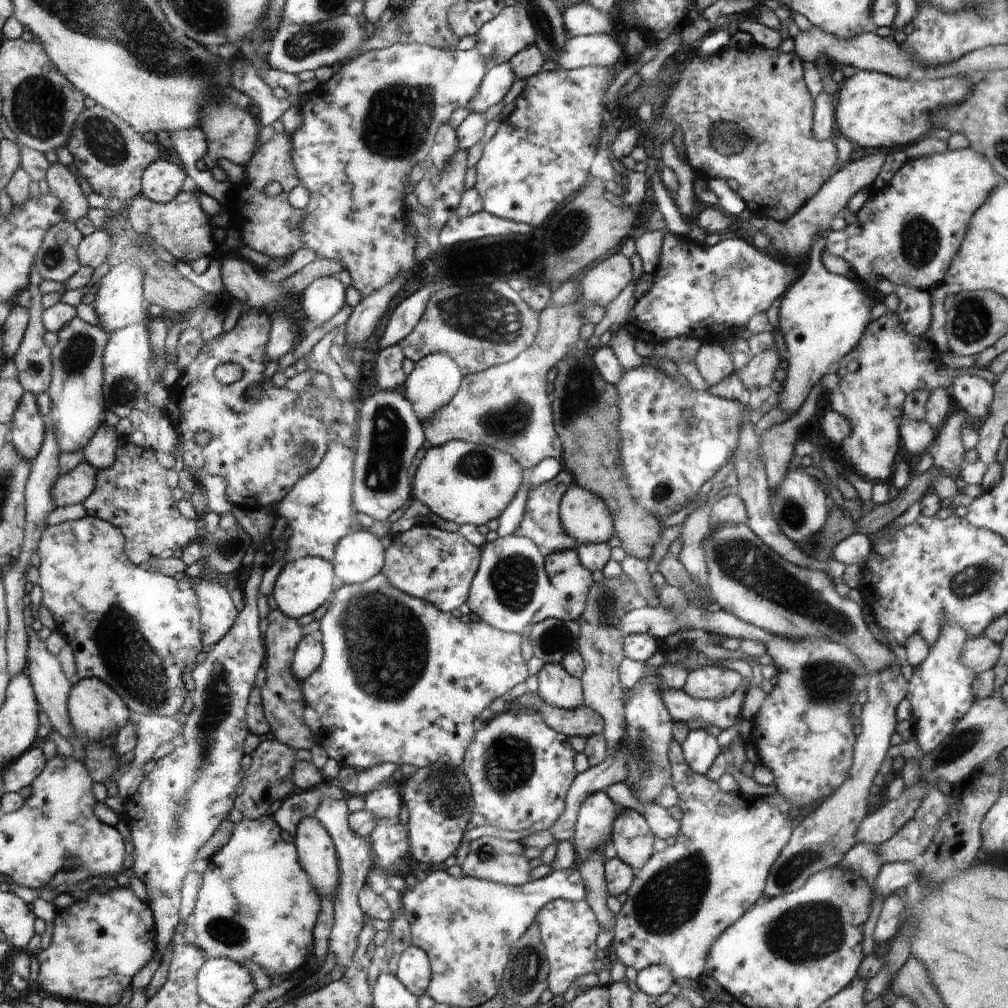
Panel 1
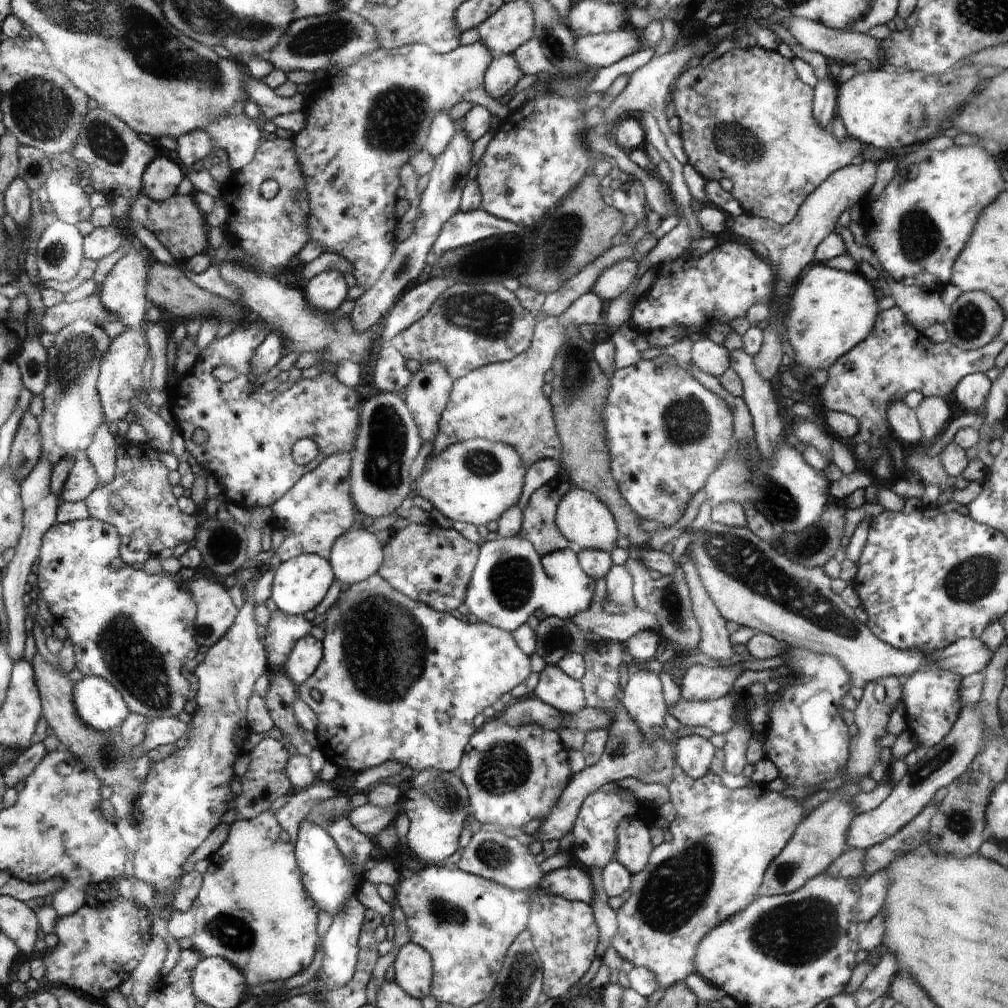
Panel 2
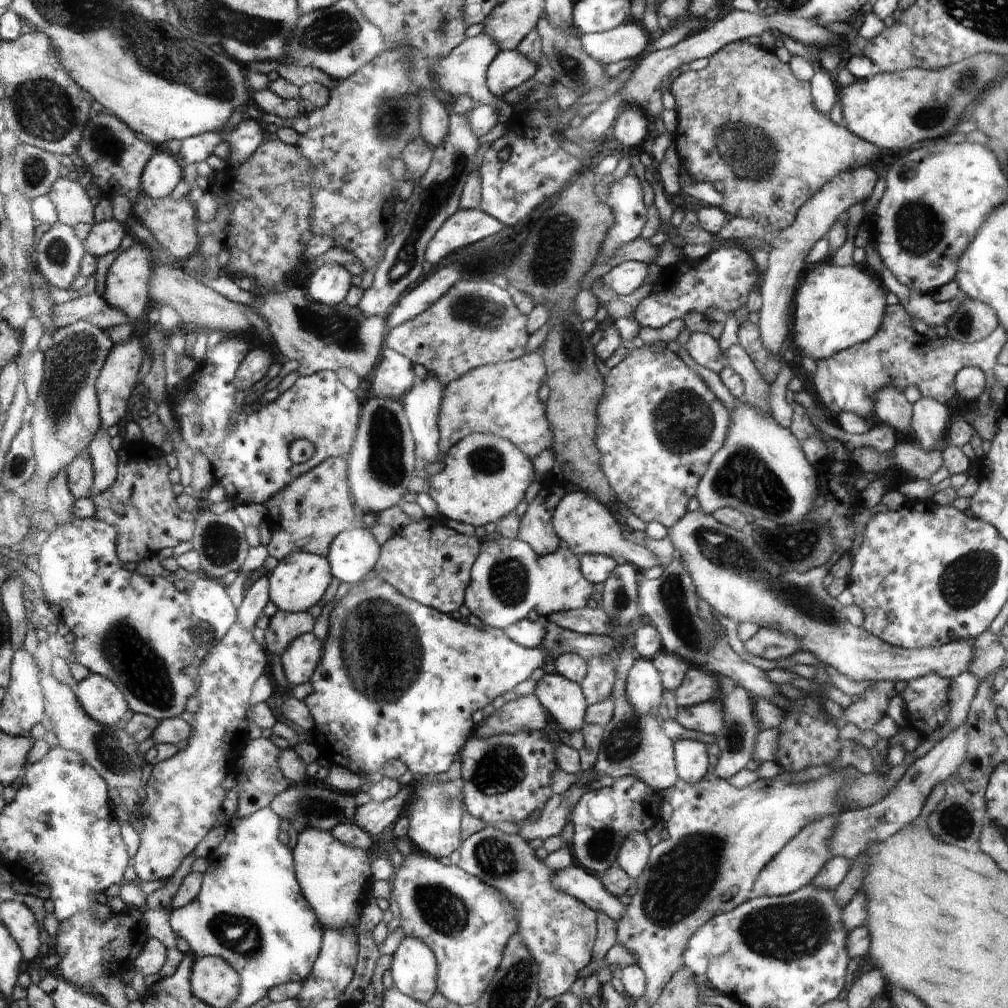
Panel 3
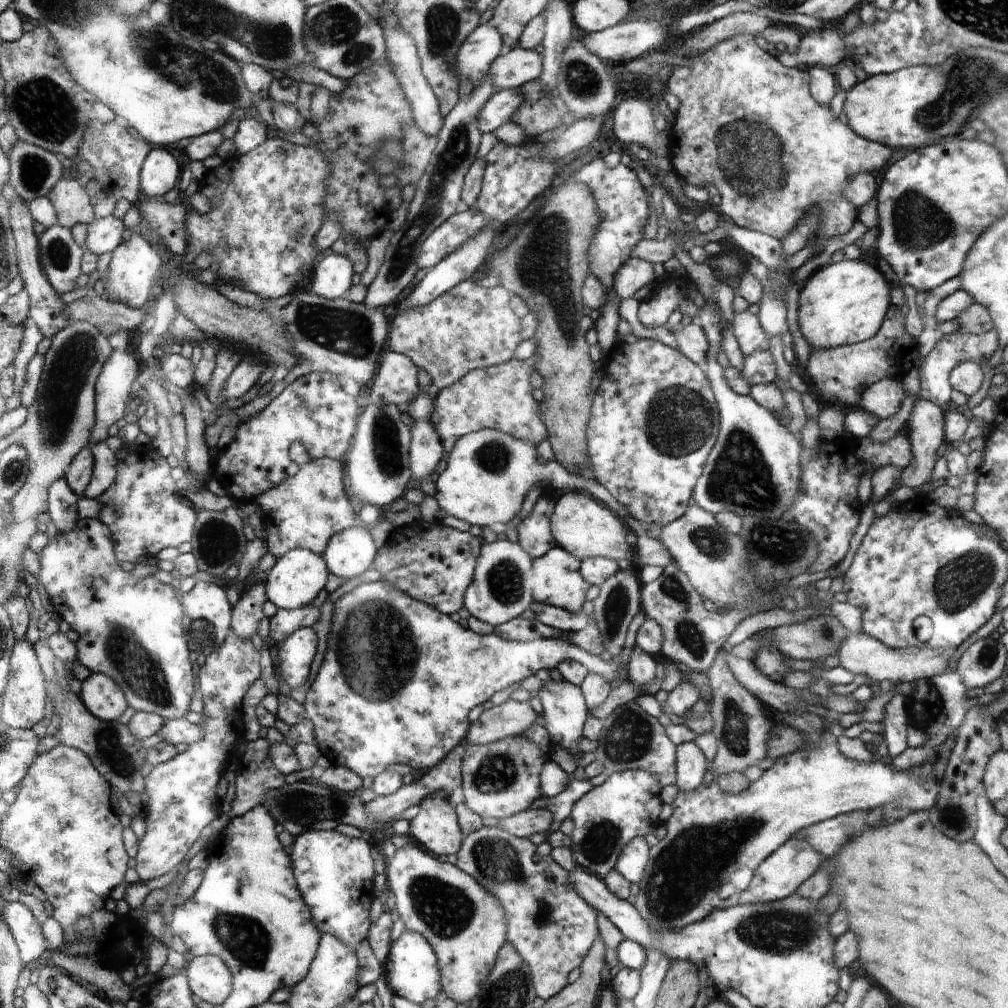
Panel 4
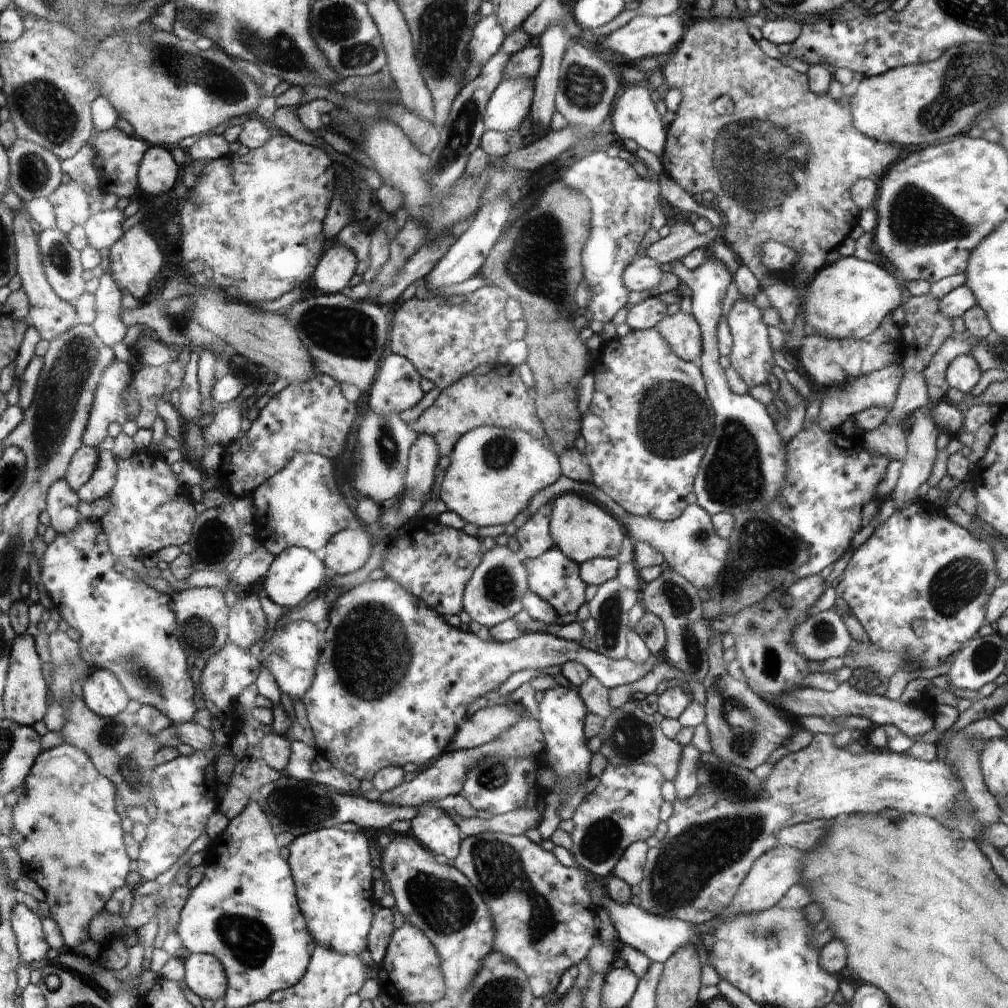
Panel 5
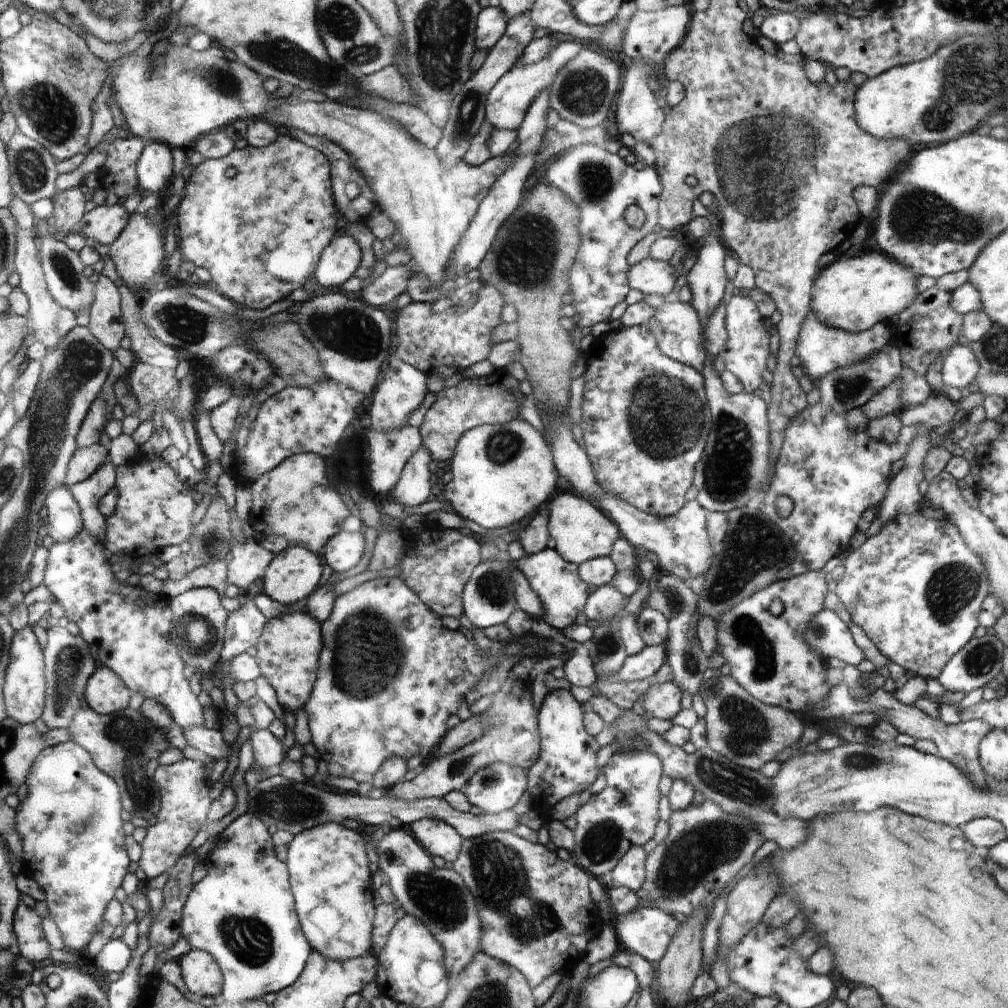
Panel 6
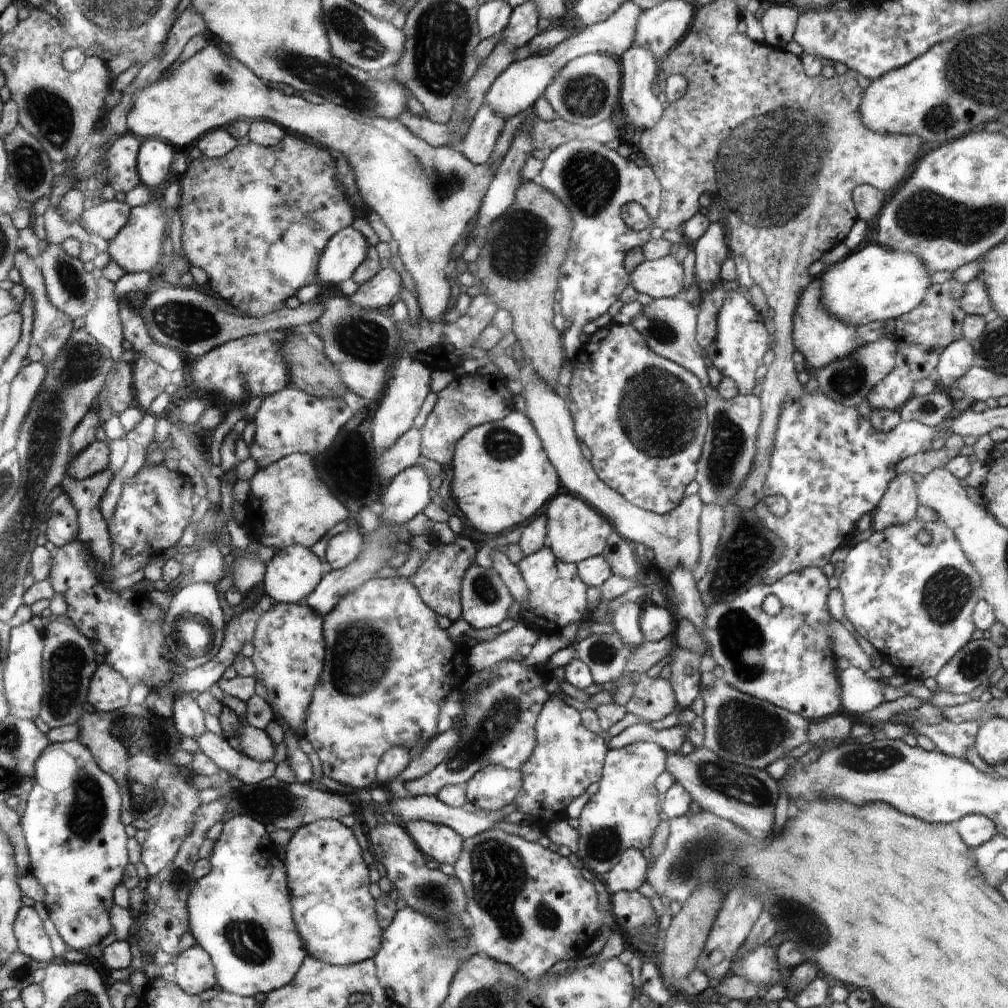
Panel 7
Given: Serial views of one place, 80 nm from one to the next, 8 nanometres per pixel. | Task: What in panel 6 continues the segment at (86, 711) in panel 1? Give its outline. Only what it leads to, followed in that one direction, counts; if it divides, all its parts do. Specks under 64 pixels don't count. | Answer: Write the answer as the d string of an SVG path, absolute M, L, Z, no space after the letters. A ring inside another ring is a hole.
M98 666L87 680L83 703L101 715L118 713L128 706L130 690L123 679L108 667Z

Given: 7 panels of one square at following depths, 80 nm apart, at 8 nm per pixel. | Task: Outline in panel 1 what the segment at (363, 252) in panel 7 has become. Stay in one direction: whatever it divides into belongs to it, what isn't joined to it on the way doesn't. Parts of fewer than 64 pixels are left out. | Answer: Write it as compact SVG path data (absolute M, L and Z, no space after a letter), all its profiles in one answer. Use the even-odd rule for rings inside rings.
M335 276L314 279L301 294L304 316L310 327L321 327L344 306L344 286Z

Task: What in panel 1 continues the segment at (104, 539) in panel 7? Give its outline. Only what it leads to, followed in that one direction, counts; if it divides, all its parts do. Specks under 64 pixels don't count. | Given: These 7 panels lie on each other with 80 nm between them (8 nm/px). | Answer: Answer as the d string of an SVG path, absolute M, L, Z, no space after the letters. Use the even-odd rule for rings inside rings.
M104 422L99 426L91 441L83 448L85 460L95 469L108 468L115 461L120 437L116 428Z

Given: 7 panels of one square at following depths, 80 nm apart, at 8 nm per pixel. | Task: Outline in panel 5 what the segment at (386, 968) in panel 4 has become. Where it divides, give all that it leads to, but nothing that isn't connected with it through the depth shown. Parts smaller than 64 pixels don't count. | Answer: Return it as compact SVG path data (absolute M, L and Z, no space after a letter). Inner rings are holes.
M404 923L392 933L386 956L377 968L379 989L395 1003L432 1004L445 998L446 976L442 971L442 956L434 943L413 924Z

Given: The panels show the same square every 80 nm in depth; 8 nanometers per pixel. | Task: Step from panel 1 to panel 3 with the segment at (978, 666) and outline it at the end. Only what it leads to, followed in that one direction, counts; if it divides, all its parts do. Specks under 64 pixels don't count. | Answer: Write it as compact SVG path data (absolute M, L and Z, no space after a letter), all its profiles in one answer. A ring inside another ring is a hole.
M700 509L689 512L676 526L668 529L668 535L675 546L675 552L678 552L678 556L690 573L692 582L697 588L697 595L714 608L720 616L734 618L740 623L754 623L759 627L785 635L795 635L804 651L812 652L822 663L836 668L848 679L871 683L878 681L896 683L898 680L904 680L908 683L928 673L953 679L959 674L968 672L970 668L975 654L973 646L968 644L968 641L955 640L941 647L907 649L884 642L883 638L878 638L863 626L854 626L842 612L845 607L844 602L838 602L836 597L832 597L822 585L822 580L829 573L828 566L814 567L806 572L783 569L779 562L767 557L767 552L756 544L750 533L729 527Z

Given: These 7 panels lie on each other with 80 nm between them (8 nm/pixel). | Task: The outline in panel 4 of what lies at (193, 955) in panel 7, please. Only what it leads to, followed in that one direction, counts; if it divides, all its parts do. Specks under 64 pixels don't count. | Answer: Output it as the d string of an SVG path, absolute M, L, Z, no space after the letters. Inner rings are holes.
M214 955L188 956L186 972L198 1001L223 1004L231 996L234 975L223 959Z

